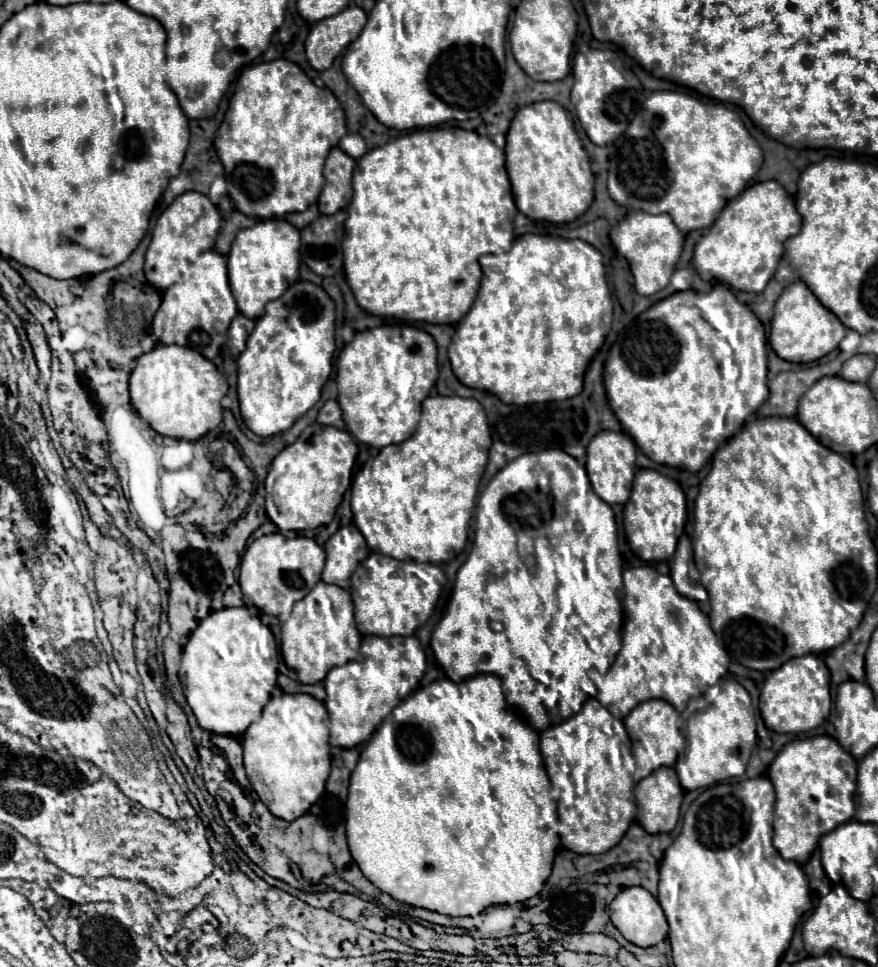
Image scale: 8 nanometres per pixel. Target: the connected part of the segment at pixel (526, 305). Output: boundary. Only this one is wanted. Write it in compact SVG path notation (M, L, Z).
M527 233L516 237L509 252L485 254L479 264L483 270L481 288L469 314L457 324L449 346L453 374L465 386L487 390L501 402L517 406L567 400L581 393L589 360L605 342L613 320L613 300L601 252L583 240Z

